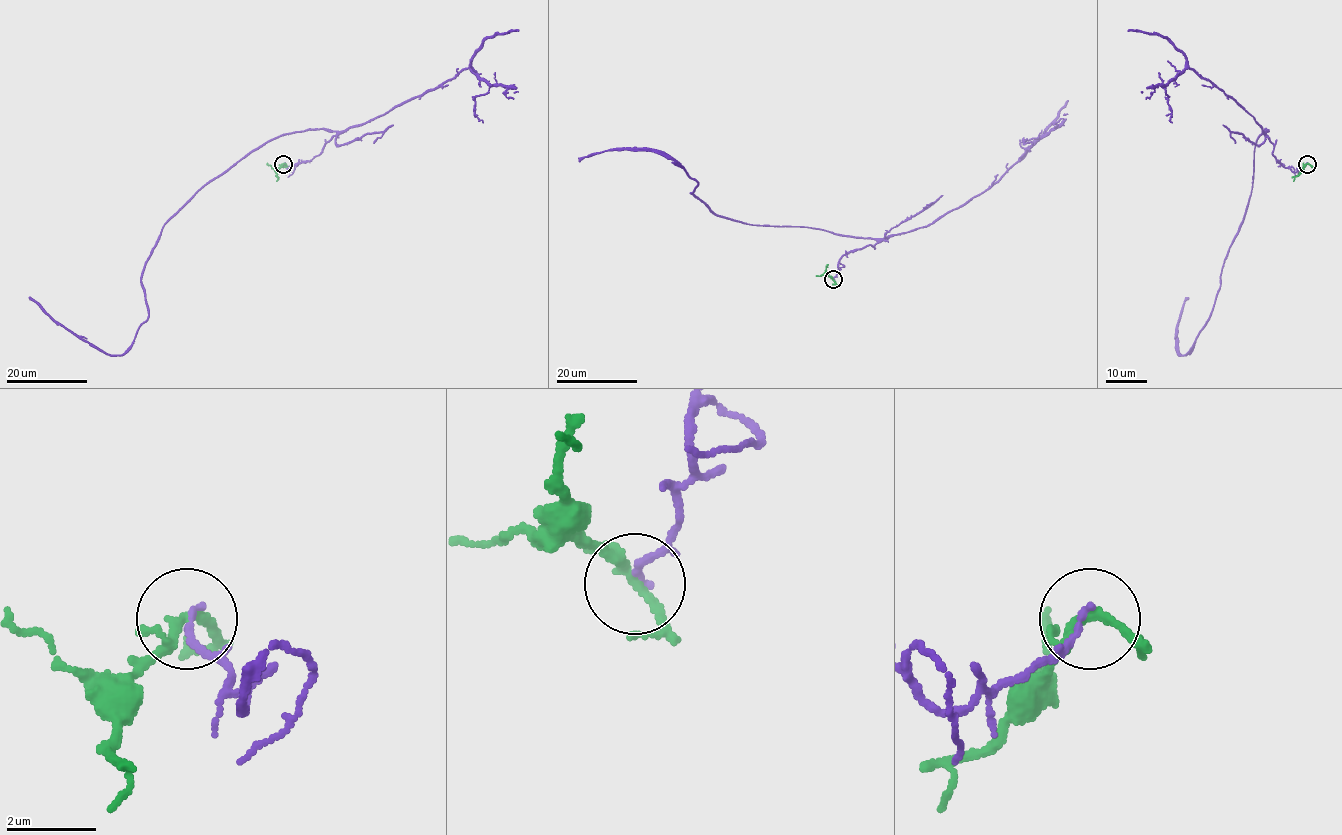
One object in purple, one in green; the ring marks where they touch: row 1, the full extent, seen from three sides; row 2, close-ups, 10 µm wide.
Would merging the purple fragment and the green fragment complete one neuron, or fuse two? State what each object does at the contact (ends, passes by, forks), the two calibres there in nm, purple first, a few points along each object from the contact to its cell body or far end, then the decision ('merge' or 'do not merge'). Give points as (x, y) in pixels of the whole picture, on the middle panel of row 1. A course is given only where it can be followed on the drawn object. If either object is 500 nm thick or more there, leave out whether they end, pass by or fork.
purple ends; green forks; calibres 170 and 160 nm; course purple (833, 279), (846, 254), (886, 238), (716, 215), (691, 193), (698, 183), (653, 151), (603, 150), (578, 158); course green (832, 279), (825, 266); do not merge

